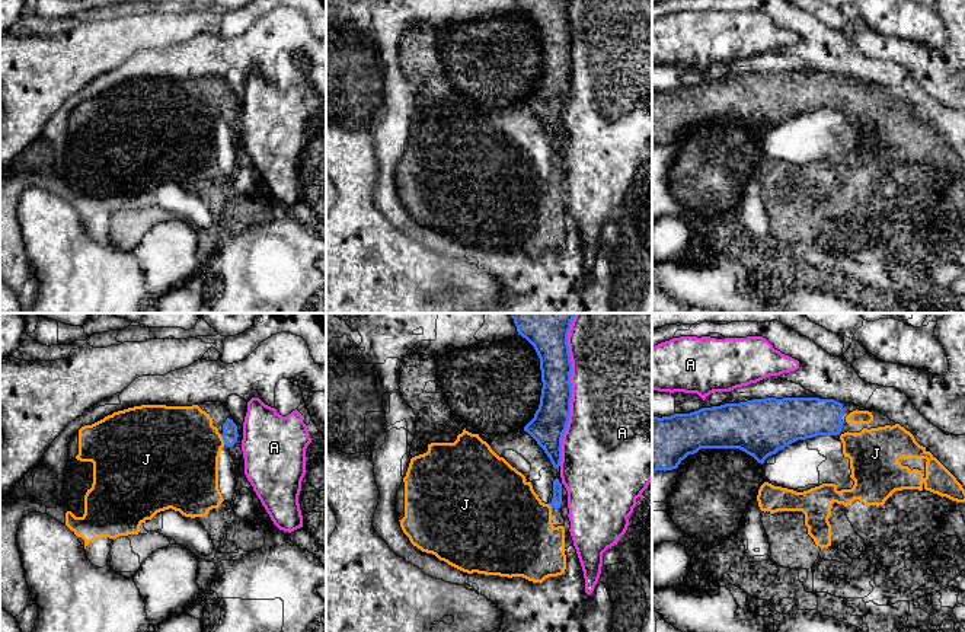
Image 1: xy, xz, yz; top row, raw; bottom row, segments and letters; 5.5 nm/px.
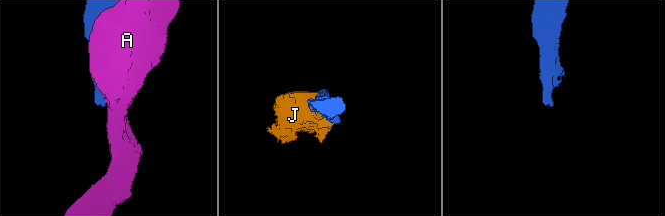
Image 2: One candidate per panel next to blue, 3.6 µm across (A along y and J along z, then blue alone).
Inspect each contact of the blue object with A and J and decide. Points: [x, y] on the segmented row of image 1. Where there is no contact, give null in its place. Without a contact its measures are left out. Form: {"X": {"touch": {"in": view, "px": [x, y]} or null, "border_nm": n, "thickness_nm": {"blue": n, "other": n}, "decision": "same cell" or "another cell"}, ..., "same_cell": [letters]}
{"A": {"touch": {"in": "xz", "px": [571, 389]}, "border_nm": 850, "thickness_nm": {"blue": 190, "other": 500}, "decision": "another cell"}, "J": {"touch": {"in": "xy", "px": [223, 439]}, "border_nm": 70, "thickness_nm": {"blue": 80, "other": 440}, "decision": "same cell"}, "same_cell": ["J"]}

